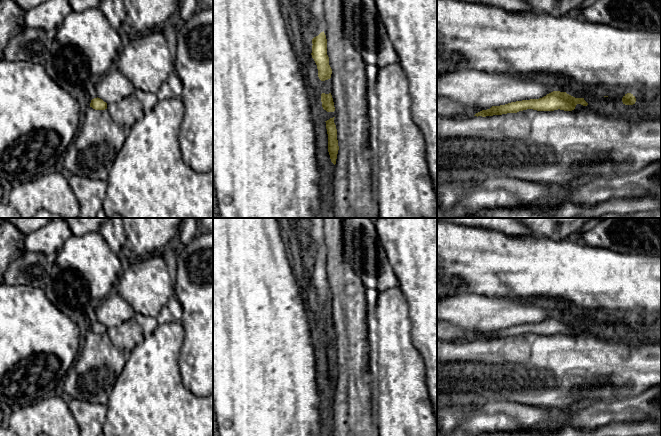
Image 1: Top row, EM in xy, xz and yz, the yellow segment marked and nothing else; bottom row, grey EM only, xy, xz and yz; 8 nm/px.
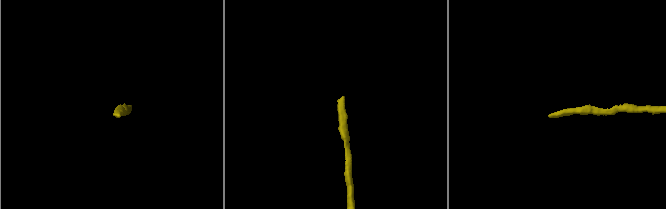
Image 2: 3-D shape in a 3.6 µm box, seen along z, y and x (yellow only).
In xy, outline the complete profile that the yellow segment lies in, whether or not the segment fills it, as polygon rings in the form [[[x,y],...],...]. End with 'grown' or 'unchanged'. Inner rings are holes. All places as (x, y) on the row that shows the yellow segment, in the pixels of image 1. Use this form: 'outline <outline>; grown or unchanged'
outline [[[97,97],[91,100],[90,107],[95,110],[105,110],[107,109],[107,103]]]; unchanged

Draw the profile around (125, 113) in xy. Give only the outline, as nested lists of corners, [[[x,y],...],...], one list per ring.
[[[134,92],[120,102],[108,103],[106,110],[109,112],[111,119],[123,128],[126,135],[128,135],[134,123],[142,119],[145,114],[142,104],[136,98]]]

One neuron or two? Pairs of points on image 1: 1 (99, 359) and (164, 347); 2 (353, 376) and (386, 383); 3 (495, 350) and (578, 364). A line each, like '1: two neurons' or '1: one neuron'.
1: two neurons
2: two neurons
3: one neuron

